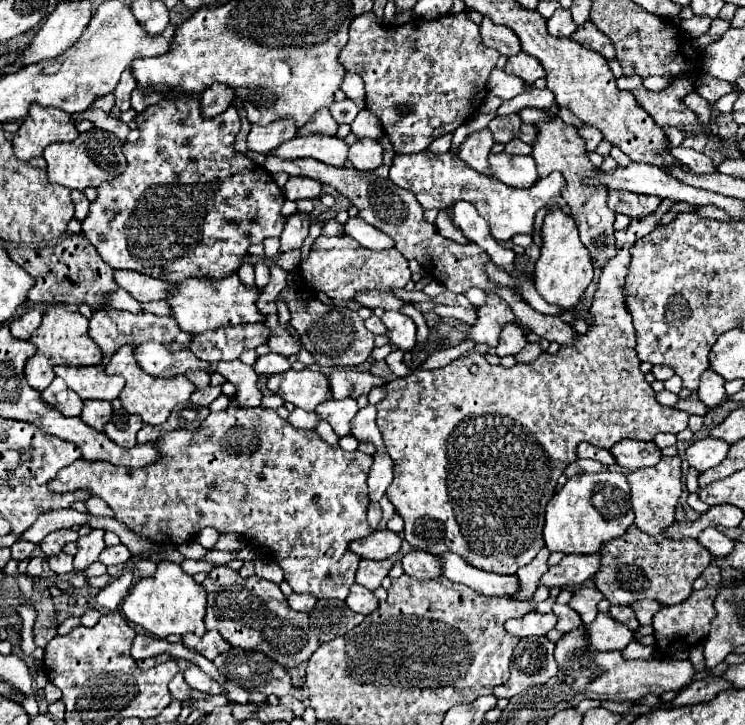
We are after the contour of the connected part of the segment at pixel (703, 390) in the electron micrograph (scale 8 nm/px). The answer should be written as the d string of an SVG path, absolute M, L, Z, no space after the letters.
M707 369L701 375L701 383L699 383L699 397L707 407L717 407L725 397L725 389L723 389L725 379L721 375L717 375L713 369Z

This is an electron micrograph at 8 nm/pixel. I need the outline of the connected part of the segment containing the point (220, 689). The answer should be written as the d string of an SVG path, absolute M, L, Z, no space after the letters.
M197 665L189 667L183 675L185 675L187 685L193 687L193 689L201 689L201 691L207 691L207 693L211 693L211 695L223 695L223 693L225 693L225 687L219 685L217 681L213 681L213 679L211 679L207 673L203 673Z

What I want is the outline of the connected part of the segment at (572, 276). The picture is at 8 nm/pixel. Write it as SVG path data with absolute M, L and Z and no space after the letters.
M553 207L541 227L541 255L535 261L535 289L539 295L553 305L559 307L575 307L593 279L593 261L589 251L579 239L577 225L571 215L567 215L561 207Z

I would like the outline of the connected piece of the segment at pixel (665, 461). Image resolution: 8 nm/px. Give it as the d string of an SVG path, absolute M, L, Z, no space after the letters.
M676 455L662 456L655 467L637 469L627 475L631 485L631 505L635 511L635 525L647 535L661 535L675 521L675 507L682 494L682 461Z

